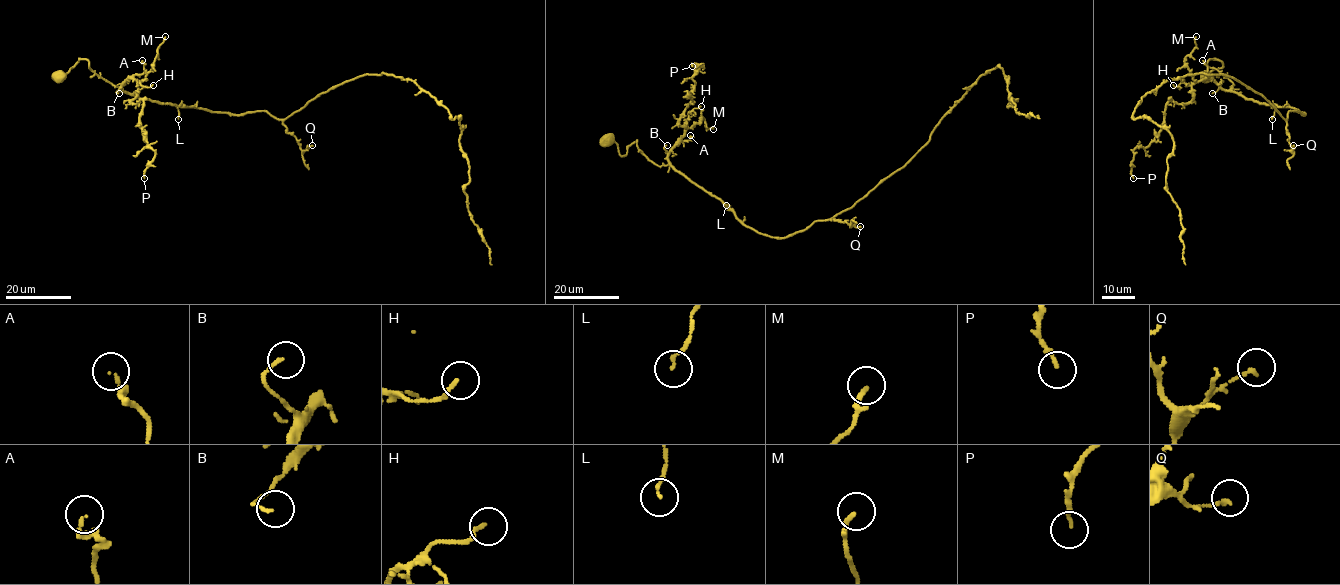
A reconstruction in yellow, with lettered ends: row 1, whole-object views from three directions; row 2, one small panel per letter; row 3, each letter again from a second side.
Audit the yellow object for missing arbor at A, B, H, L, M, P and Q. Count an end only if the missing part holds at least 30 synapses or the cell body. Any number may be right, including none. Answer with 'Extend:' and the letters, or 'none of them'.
Extend: none of them

